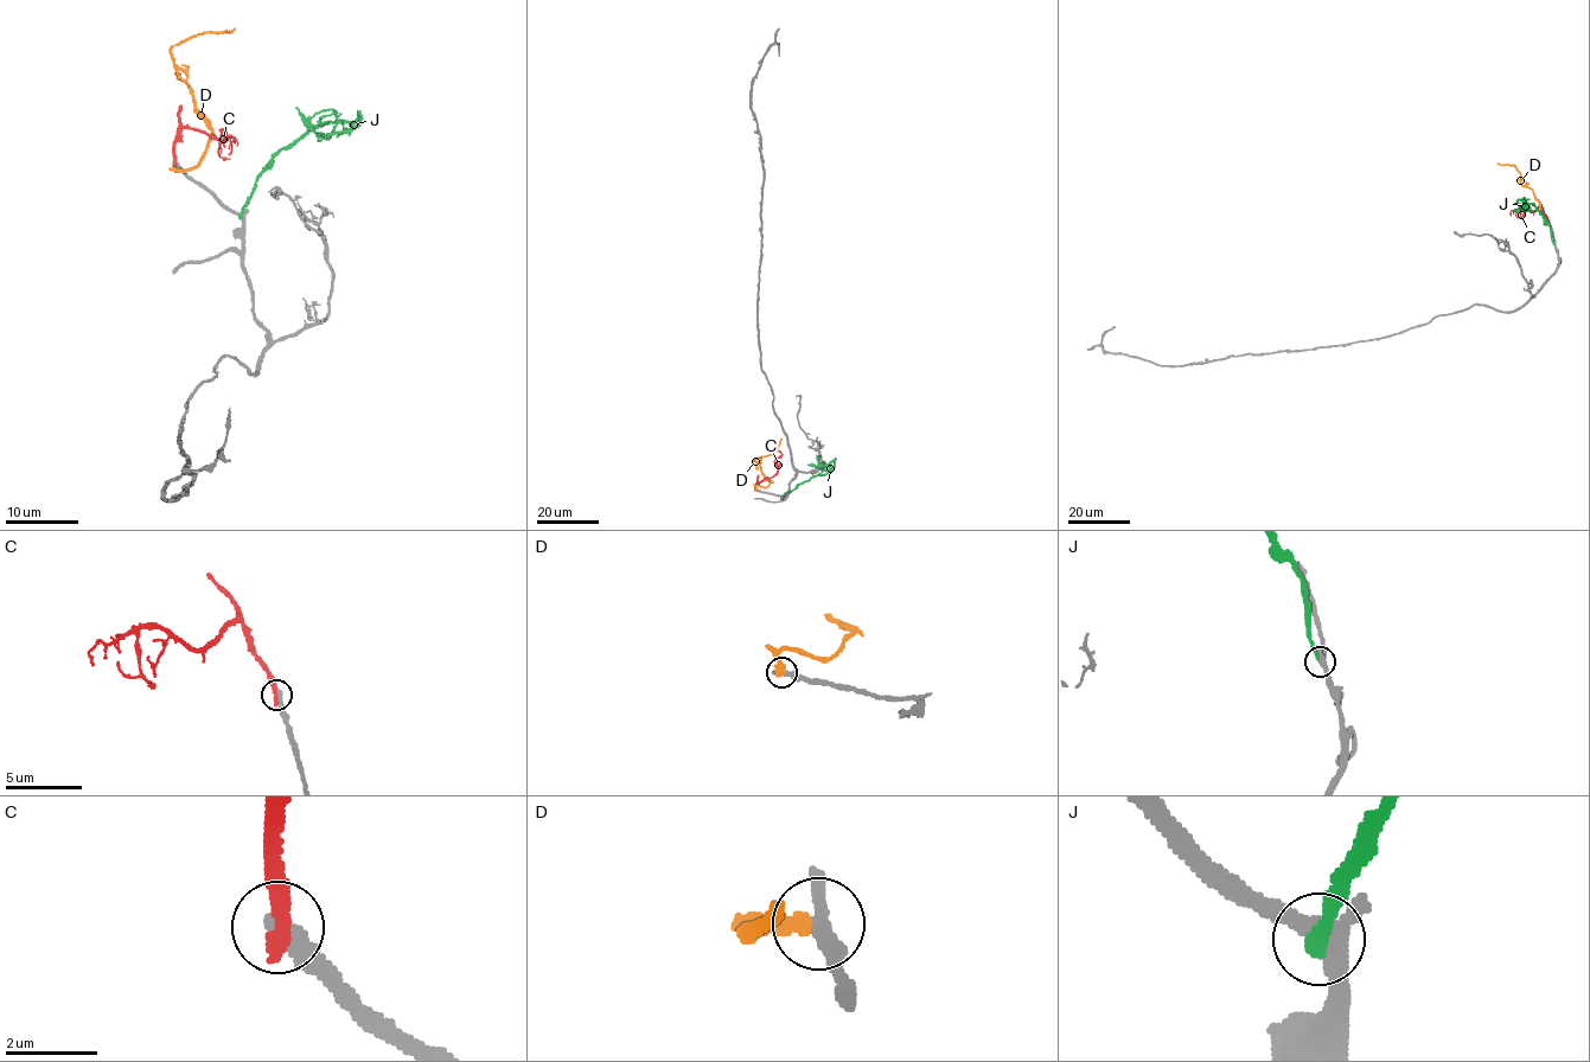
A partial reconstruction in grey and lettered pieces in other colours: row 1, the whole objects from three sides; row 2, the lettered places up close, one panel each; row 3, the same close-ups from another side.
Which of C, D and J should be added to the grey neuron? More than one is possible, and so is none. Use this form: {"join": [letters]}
{"join": []}

